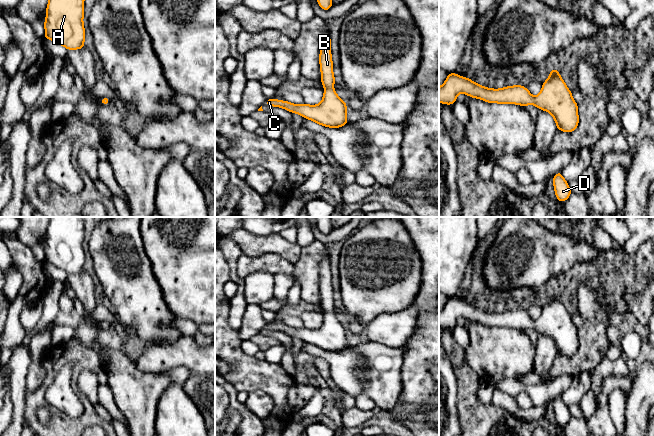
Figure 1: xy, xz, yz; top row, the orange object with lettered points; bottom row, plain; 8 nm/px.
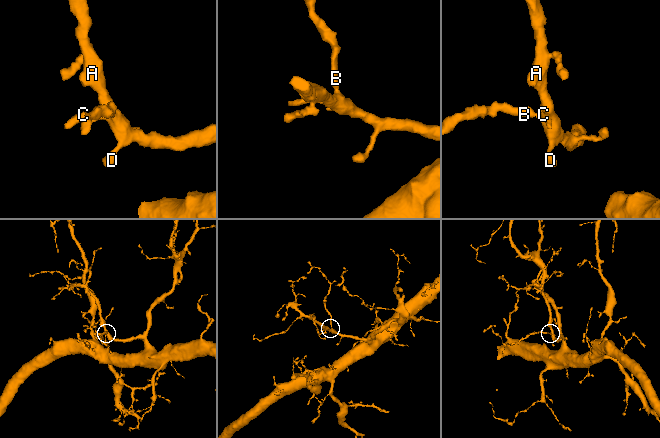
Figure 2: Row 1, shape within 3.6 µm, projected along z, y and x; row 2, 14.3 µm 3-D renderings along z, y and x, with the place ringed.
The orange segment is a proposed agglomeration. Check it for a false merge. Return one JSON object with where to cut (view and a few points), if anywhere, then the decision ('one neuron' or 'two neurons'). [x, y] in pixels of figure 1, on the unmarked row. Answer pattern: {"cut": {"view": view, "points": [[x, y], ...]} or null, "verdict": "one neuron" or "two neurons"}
{"cut": null, "verdict": "one neuron"}

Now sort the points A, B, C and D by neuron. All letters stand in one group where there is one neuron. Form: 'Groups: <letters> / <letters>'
Groups: A B C D

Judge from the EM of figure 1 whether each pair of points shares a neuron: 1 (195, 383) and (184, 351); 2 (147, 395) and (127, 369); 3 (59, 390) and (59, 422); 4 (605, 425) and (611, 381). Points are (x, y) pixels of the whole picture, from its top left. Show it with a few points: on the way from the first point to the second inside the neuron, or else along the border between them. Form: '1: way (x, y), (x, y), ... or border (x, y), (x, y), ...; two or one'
1: border (192, 373), (204, 375); two
2: way (141, 389), (127, 375); one
3: border (46, 391), (49, 405), (71, 417), (82, 414); two
4: way (602, 414), (602, 397), (605, 392); one

